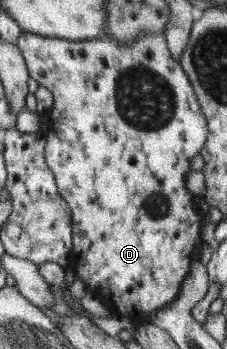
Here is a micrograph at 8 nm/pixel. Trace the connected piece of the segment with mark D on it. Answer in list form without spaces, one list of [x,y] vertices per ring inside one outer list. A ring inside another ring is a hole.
[[[21,31],[16,46],[22,51],[29,68],[30,77],[40,85],[51,91],[54,102],[50,108],[51,113],[45,119],[45,129],[53,129],[54,136],[49,136],[45,158],[46,163],[54,172],[57,180],[58,192],[66,200],[73,211],[74,234],[73,253],[70,255],[69,269],[75,273],[75,278],[81,279],[88,290],[97,294],[109,307],[113,307],[115,315],[127,317],[141,317],[141,315],[154,314],[158,309],[165,308],[174,301],[180,293],[182,284],[187,278],[191,263],[197,262],[200,257],[199,243],[201,243],[201,215],[193,205],[193,195],[187,191],[185,175],[189,171],[189,159],[193,159],[206,145],[209,137],[209,124],[205,112],[198,102],[194,86],[190,82],[182,64],[172,55],[167,45],[166,35],[142,35],[135,42],[123,43],[109,38],[95,40],[64,40],[50,36],[38,36],[34,32]]]

